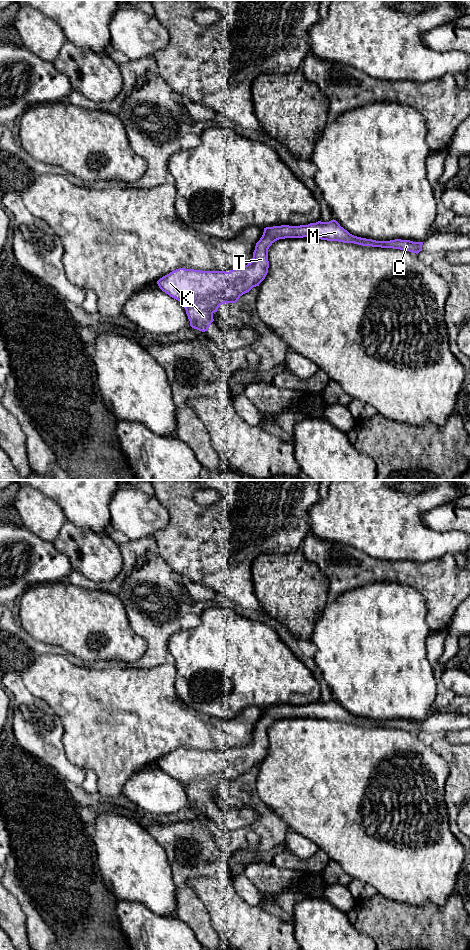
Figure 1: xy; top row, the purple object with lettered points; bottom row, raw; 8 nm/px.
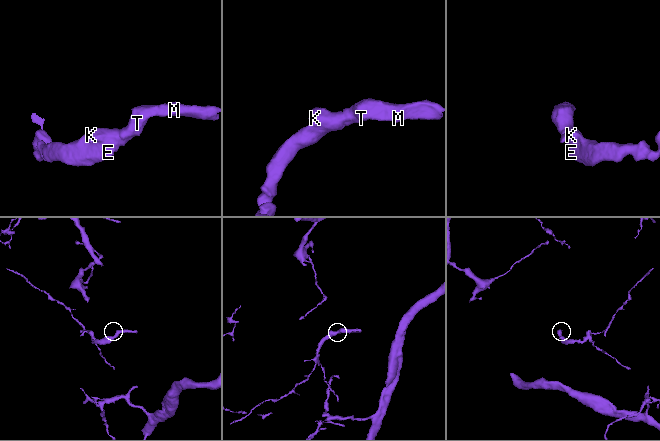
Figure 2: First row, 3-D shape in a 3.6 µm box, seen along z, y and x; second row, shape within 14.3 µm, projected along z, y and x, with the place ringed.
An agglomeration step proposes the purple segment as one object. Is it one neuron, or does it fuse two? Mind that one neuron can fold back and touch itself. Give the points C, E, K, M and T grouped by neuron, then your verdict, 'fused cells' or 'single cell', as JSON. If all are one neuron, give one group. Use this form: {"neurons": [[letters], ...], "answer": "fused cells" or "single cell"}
{"neurons": [["C", "E", "K", "M", "T"]], "answer": "single cell"}

